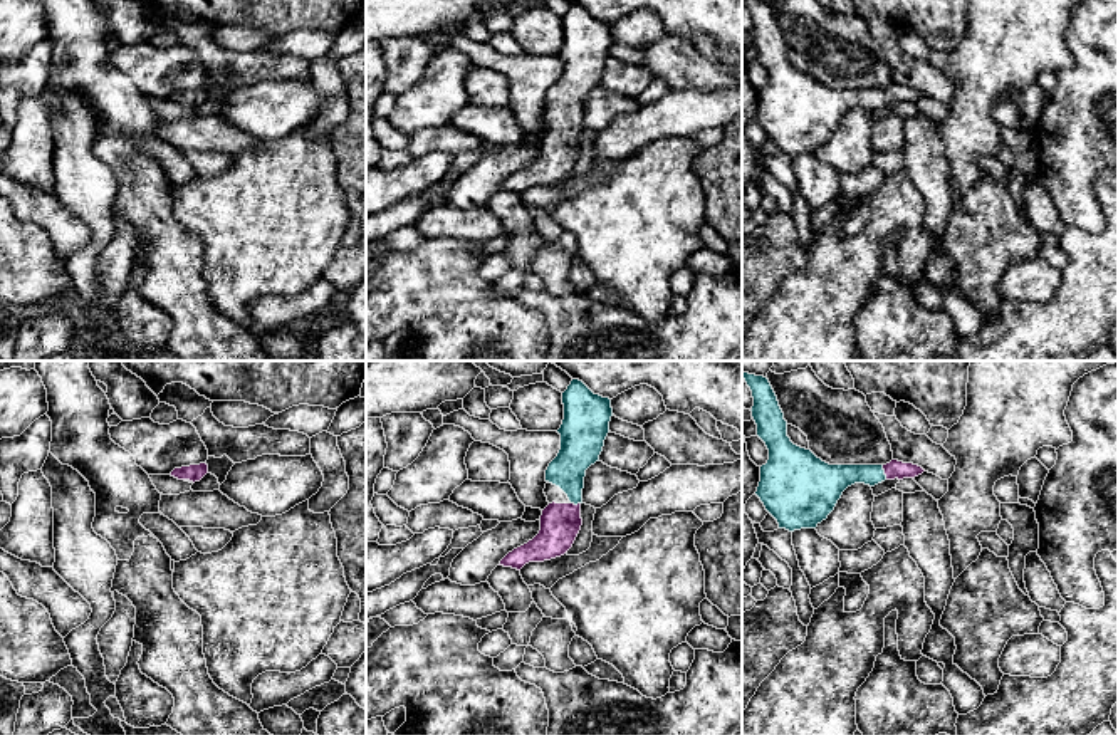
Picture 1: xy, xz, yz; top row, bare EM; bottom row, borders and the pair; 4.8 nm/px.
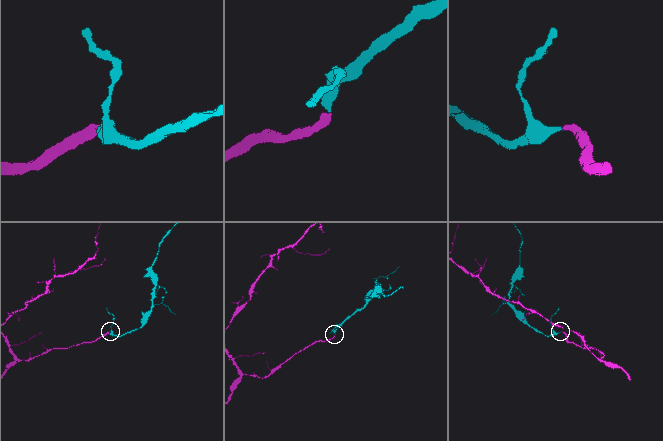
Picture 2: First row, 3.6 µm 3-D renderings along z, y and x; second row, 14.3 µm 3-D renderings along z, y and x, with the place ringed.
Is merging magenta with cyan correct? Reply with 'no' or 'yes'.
yes

